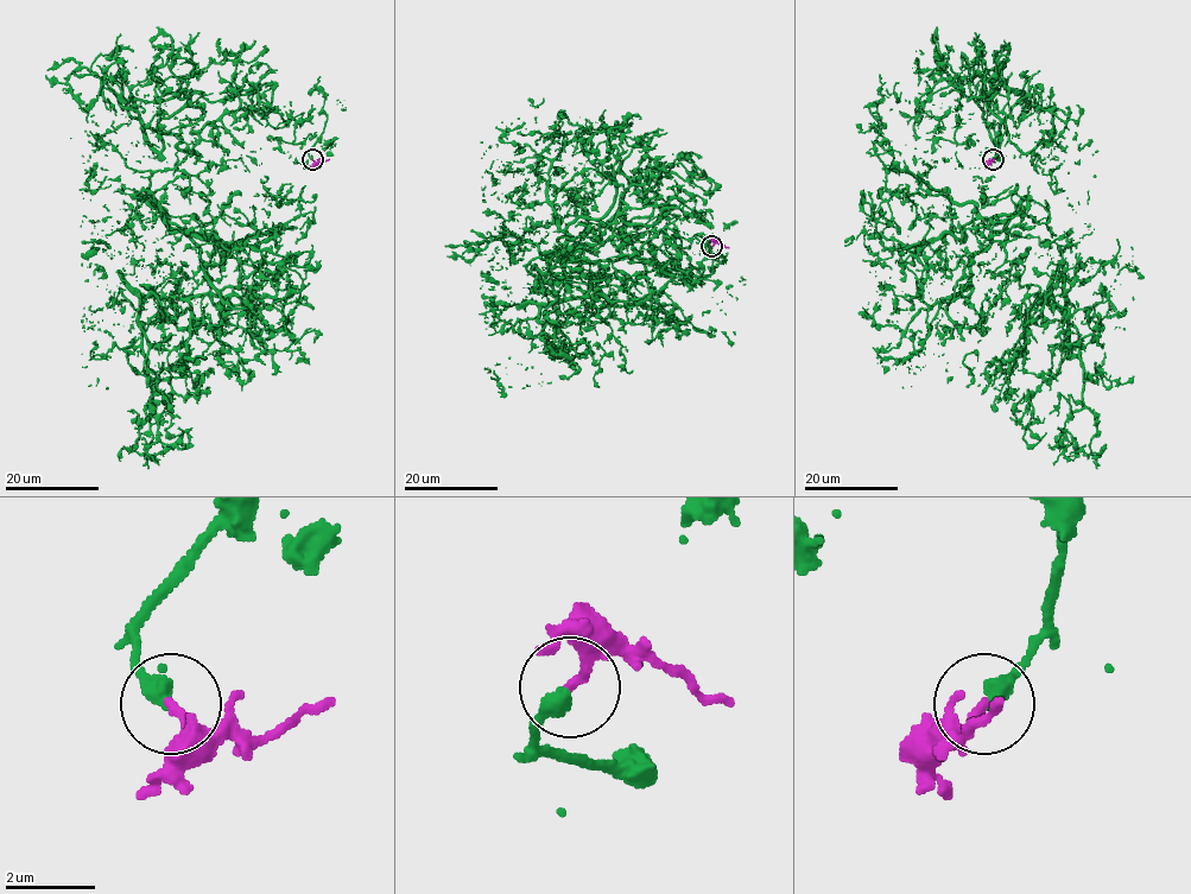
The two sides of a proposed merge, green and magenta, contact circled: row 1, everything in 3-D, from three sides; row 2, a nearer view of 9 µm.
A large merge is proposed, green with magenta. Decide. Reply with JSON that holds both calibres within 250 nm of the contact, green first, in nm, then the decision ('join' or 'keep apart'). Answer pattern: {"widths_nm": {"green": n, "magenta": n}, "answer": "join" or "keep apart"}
{"widths_nm": {"green": 400, "magenta": 200}, "answer": "join"}

